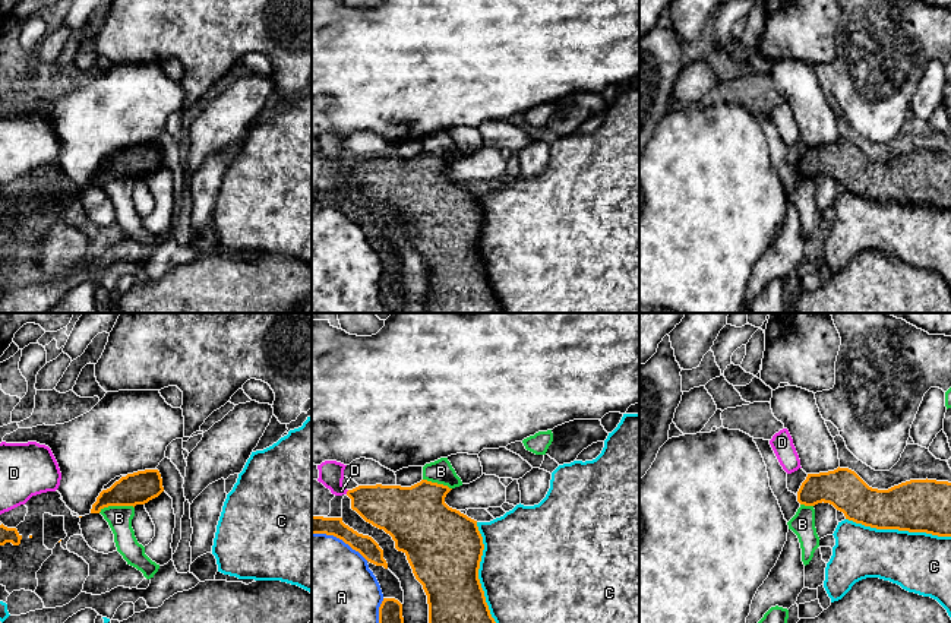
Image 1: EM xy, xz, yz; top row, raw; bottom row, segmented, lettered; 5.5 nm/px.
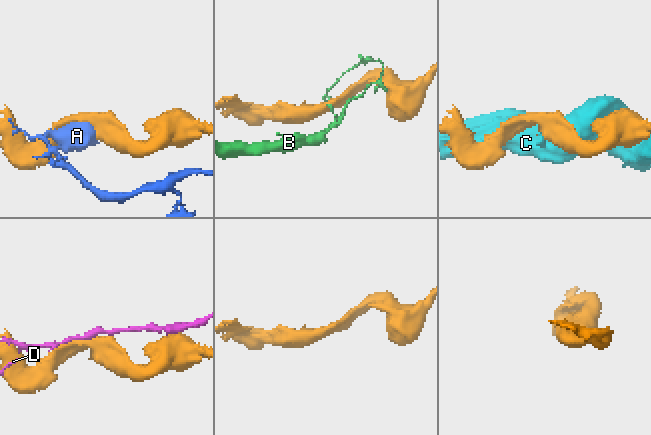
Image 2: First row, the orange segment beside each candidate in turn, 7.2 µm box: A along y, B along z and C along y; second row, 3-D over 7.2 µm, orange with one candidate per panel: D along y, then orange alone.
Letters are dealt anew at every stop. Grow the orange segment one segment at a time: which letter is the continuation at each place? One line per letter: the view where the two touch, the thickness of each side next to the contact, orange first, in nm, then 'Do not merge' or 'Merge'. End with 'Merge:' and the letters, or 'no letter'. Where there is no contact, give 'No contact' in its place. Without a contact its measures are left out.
A: Touches orange in xz. Thickness 110 nm (orange) against 480 nm. Do not merge
B: Touches orange in xy. Thickness 180 nm (orange) against 140 nm. Do not merge
C: Touches orange in yz. Thickness 280 nm (orange) against 320 nm. Do not merge
D: Touches orange in xz. Thickness 260 nm (orange) against 140 nm. Do not merge
Merge: no letter

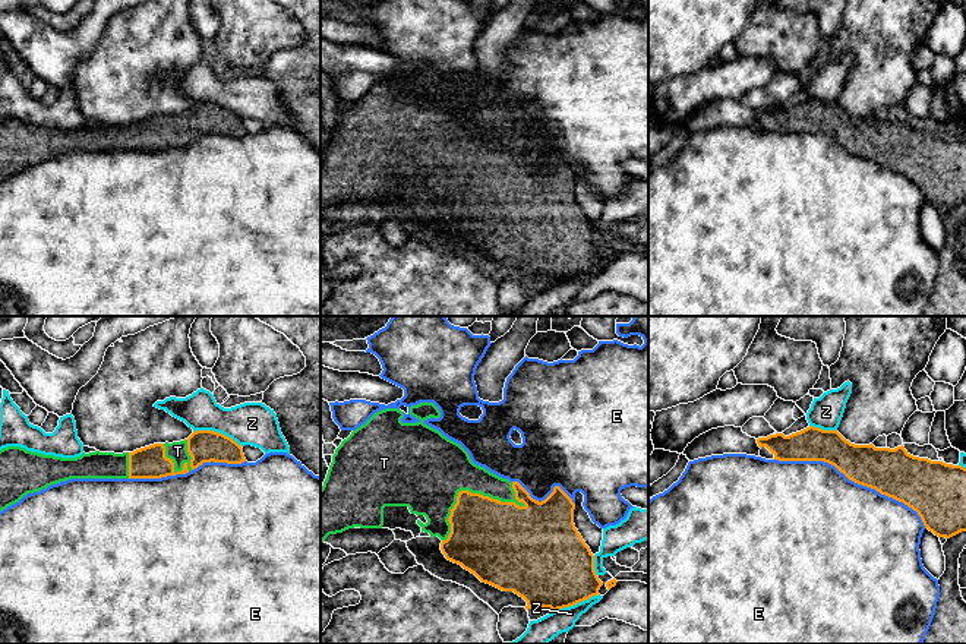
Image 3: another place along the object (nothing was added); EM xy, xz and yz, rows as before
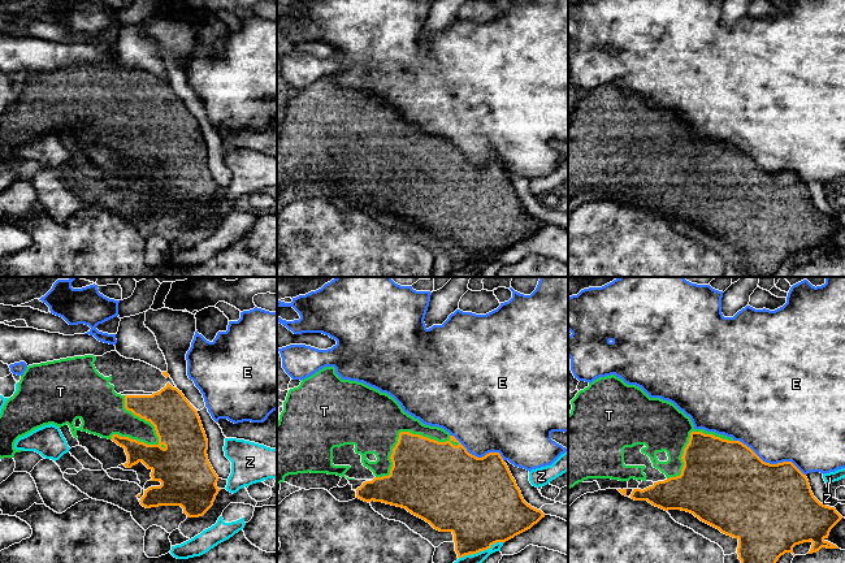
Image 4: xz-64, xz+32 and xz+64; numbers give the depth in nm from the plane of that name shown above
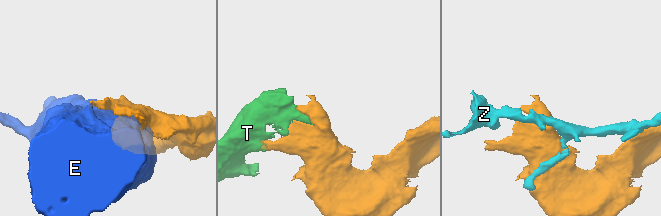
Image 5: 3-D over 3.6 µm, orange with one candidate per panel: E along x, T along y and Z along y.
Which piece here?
E: Touches orange in yz. Thickness 260 nm (orange) against 480 nm. Do not merge
T: Touches orange in xz. Thickness 400 nm (orange) against 380 nm. Merge
Z: Touches orange in xy. Thickness 180 nm (orange) against 240 nm. Do not merge
Merge: T

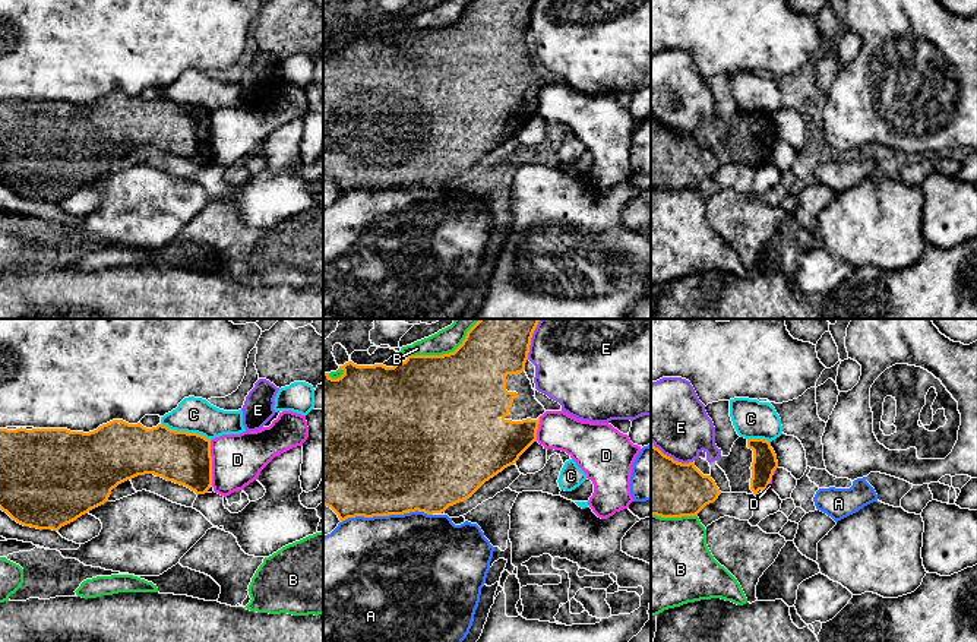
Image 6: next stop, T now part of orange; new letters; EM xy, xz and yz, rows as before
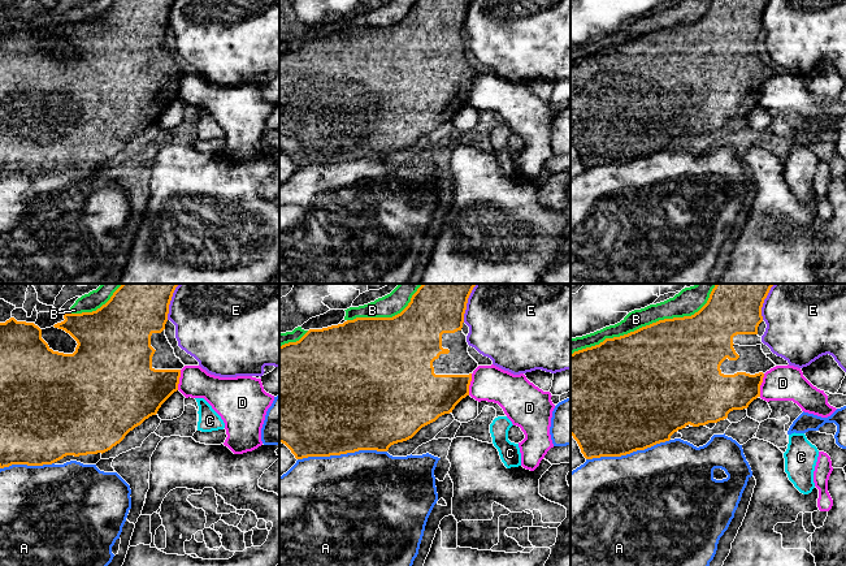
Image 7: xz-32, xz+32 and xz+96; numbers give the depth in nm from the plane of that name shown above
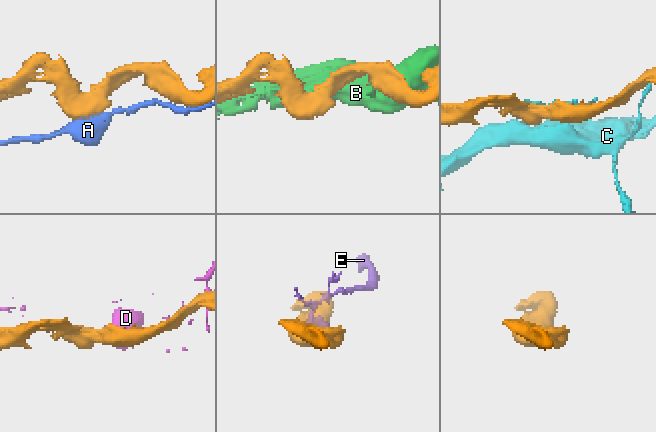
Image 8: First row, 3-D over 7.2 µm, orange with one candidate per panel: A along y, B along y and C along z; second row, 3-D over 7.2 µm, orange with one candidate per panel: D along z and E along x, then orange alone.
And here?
A: Touches orange in xz. Thickness 500 nm (orange) against 500 nm. Do not merge
B: Touches orange in xz. Thickness 500 nm (orange) against 140 nm. Do not merge
C: Touches orange in xy. Thickness 280 nm (orange) against 190 nm. Do not merge
D: Touches orange in xy. Thickness 280 nm (orange) against 280 nm. Do not merge
E: Touches orange in yz. Thickness 360 nm (orange) against 360 nm. Do not merge
Merge: no letter

